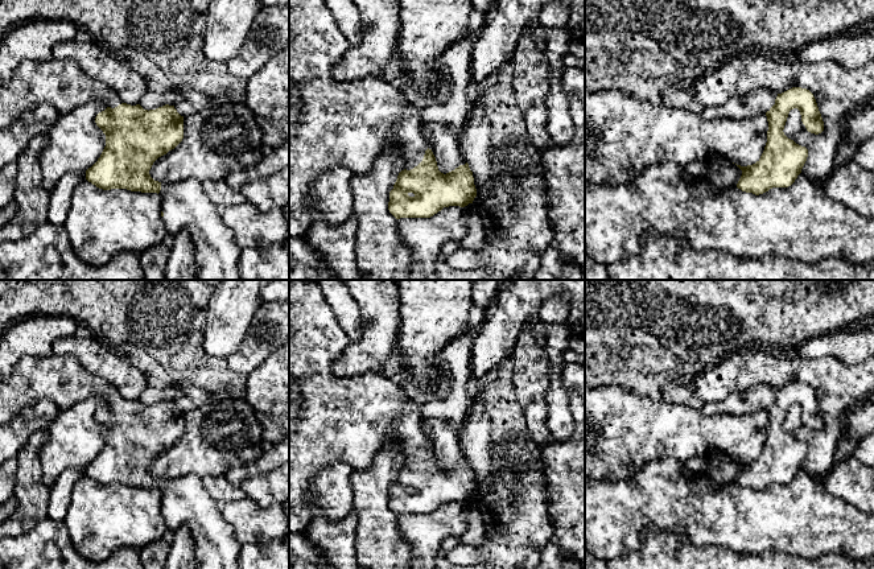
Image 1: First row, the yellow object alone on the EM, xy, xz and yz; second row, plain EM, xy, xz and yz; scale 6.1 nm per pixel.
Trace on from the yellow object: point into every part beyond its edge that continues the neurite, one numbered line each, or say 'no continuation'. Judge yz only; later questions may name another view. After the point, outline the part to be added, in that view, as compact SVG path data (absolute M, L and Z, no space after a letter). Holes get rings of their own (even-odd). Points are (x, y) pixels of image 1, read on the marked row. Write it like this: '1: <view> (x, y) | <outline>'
1: yz (757, 102) | M770 90L749 91L743 96L734 96L722 106L705 107L698 115L701 119L746 119L766 114L775 104L778 94Z

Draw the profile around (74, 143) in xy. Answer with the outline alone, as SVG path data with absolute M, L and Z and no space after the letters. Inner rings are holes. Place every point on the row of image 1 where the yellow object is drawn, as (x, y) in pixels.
M88 100L71 112L59 114L45 133L46 145L40 152L44 187L51 193L66 173L81 173L91 168L106 147L106 135L95 117L107 106L102 100Z

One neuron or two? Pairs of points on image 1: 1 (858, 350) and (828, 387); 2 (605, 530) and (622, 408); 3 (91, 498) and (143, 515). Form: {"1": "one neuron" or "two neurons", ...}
{"1": "two neurons", "2": "two neurons", "3": "one neuron"}

